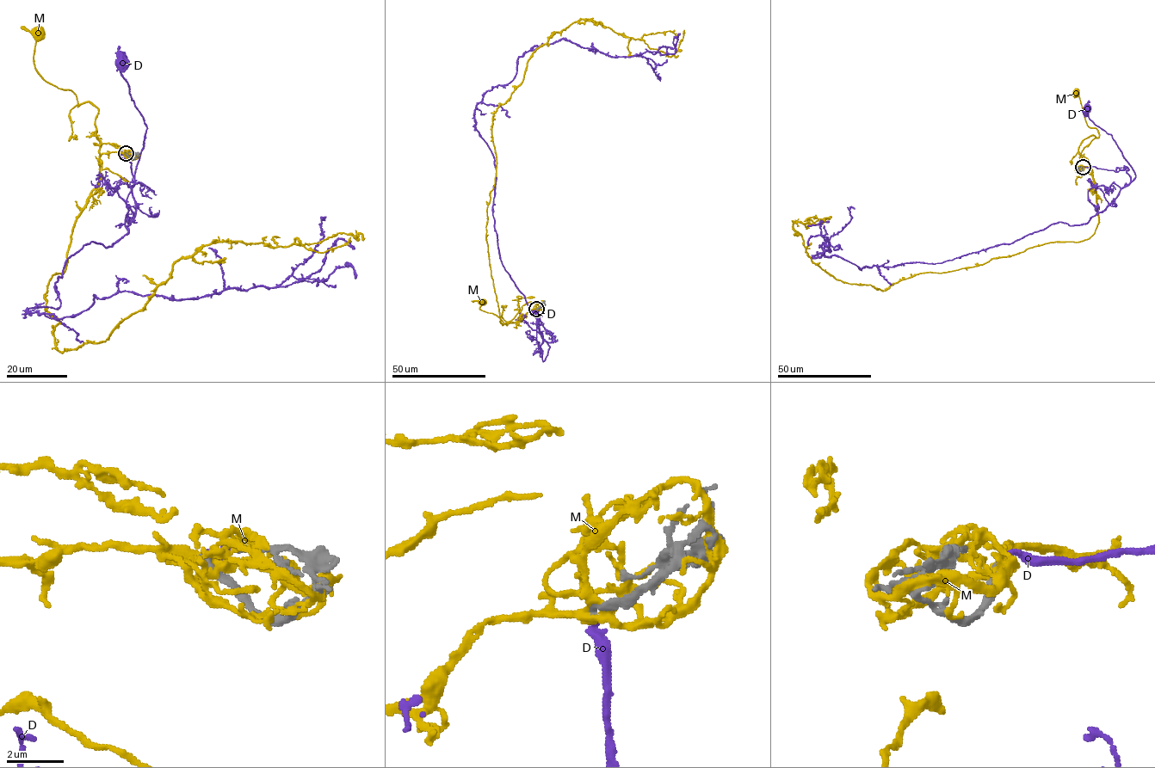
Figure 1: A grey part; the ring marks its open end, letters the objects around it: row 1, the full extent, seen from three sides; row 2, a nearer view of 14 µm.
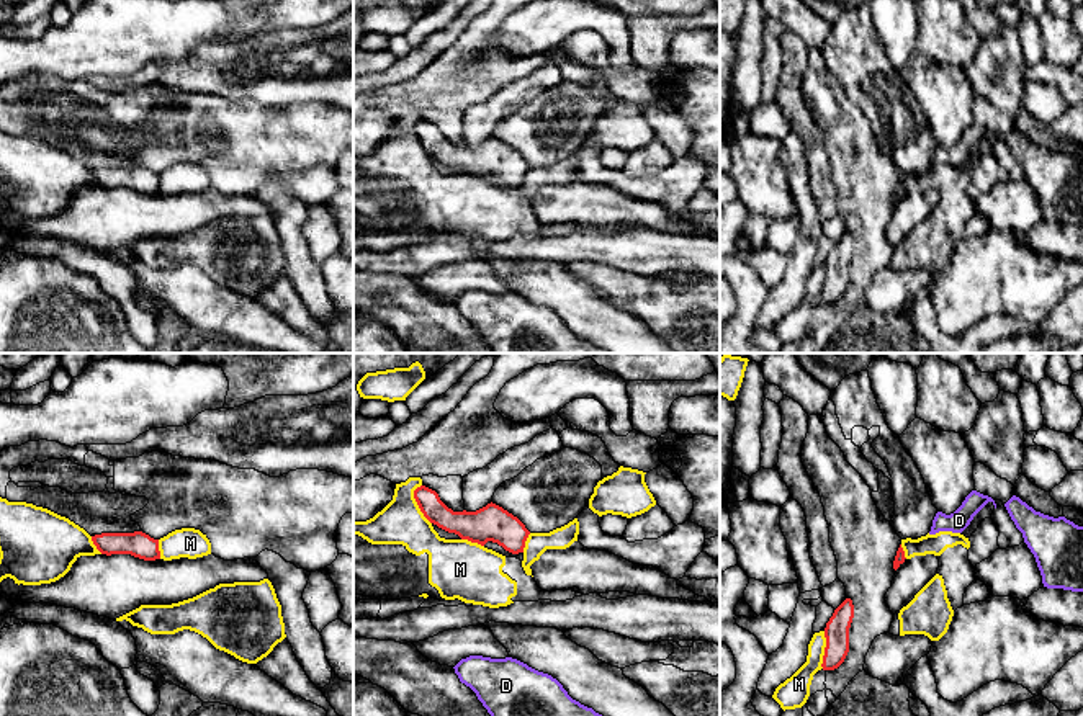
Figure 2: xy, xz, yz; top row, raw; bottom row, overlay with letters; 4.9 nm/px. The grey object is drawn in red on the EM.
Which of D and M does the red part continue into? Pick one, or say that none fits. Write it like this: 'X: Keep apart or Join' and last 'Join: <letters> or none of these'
D: Join
M: Keep apart
Join: D

